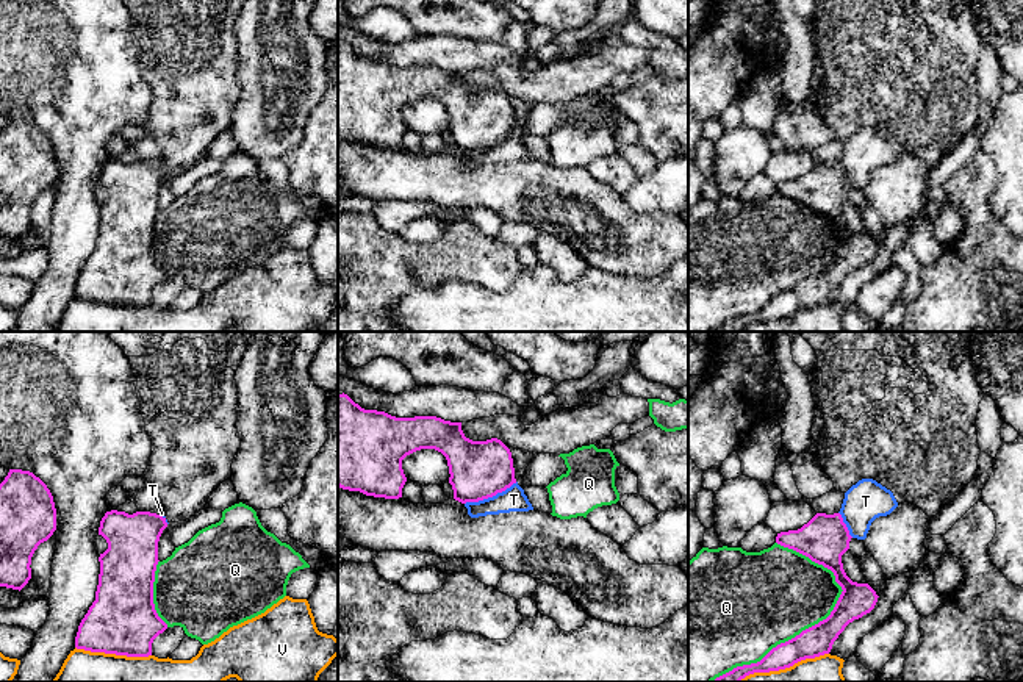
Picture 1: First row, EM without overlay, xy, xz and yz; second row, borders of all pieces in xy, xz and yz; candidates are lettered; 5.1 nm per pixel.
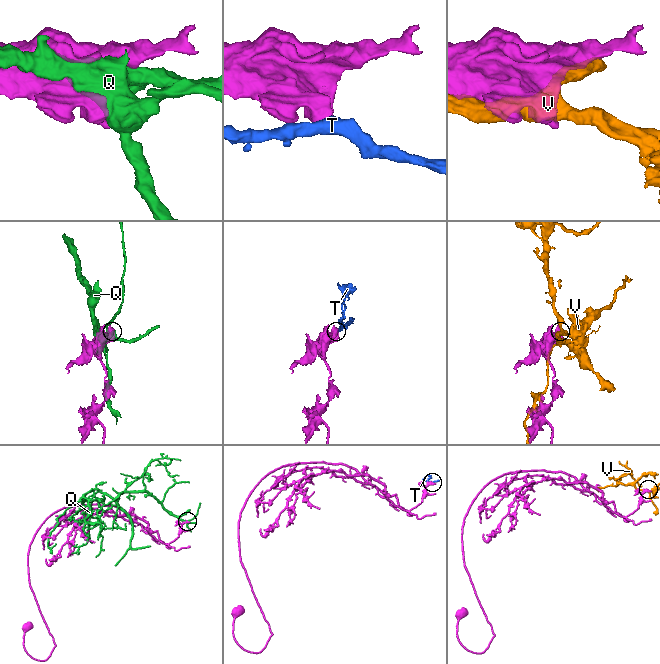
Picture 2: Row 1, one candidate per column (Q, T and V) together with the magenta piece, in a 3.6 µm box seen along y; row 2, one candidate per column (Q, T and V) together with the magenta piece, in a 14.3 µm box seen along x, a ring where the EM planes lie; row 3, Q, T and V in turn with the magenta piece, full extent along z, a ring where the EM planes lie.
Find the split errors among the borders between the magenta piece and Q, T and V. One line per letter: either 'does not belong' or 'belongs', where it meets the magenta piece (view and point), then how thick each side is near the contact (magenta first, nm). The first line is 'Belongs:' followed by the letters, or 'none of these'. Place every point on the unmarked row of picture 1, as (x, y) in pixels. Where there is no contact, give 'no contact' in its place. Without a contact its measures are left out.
Belongs: none of these
Q: does not belong | yz (792, 288) | 160/480 nm
T: does not belong | xz (490, 146) | 300/130 nm
V: does not belong | xy (113, 302) | 360/300 nm

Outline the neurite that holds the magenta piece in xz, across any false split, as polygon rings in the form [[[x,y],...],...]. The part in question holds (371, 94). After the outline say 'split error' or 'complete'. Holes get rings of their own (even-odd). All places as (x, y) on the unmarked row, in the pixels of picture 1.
[[[338,44],[339,138],[374,147],[399,149],[407,131],[402,109],[421,99],[435,99],[446,106],[454,149],[461,153],[493,147],[516,133],[512,102],[501,89],[472,91],[465,86],[461,72],[436,66],[396,67],[385,61],[364,59],[347,44]]]; complete

